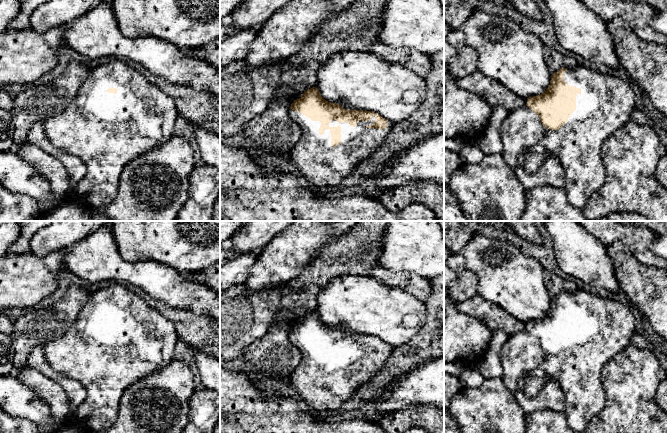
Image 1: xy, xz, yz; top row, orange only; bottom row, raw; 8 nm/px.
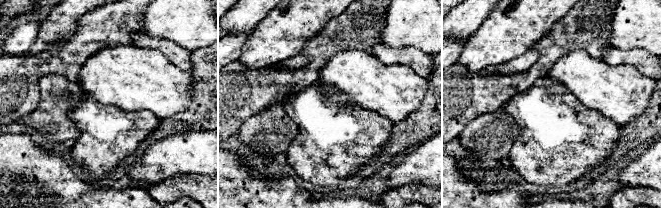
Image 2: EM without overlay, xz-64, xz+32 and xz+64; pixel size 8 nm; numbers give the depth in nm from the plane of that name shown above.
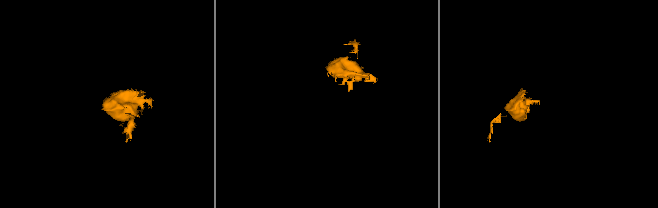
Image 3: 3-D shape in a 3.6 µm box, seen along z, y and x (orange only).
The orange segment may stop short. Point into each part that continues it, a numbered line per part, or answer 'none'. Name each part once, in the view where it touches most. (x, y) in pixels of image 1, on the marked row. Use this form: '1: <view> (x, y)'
1: xz (313, 155)

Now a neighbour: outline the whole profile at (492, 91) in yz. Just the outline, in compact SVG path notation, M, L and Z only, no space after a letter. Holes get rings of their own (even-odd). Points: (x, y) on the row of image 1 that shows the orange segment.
M480 70L457 79L459 88L477 94L484 99L494 110L497 106L503 106L508 112L512 112L527 104L527 99L516 96L497 80L491 79Z

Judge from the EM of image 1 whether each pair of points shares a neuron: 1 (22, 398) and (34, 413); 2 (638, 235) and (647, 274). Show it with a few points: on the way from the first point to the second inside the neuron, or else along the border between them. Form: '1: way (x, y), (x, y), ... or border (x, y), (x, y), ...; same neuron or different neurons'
1: way (23, 402), (30, 409); same neuron
2: border (628, 249), (640, 262), (656, 267); different neurons

